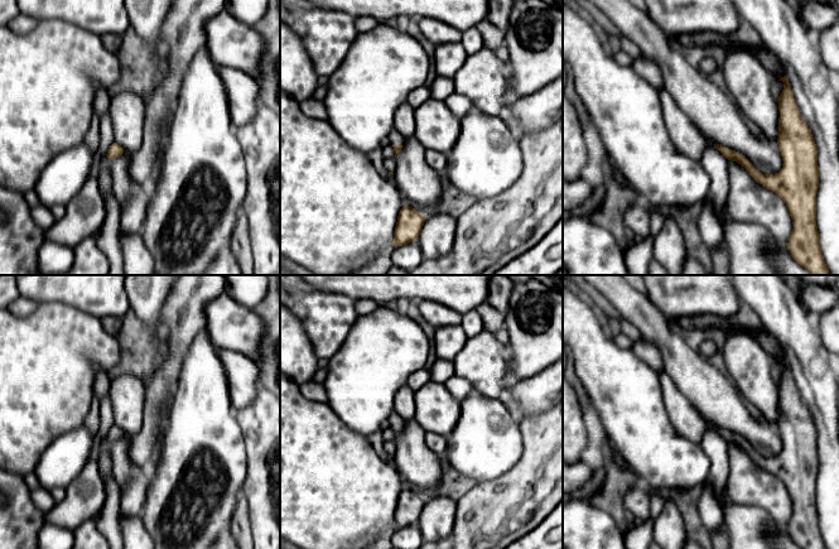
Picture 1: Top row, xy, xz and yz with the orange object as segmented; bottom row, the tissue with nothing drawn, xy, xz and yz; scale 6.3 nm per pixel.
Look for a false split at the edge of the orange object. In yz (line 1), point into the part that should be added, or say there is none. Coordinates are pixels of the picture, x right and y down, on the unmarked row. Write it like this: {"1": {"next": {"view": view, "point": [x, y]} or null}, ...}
{"1": {"next": null}}

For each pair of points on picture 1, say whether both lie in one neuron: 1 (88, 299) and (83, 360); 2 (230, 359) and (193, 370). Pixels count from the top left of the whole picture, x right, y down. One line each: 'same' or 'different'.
1: different
2: different

